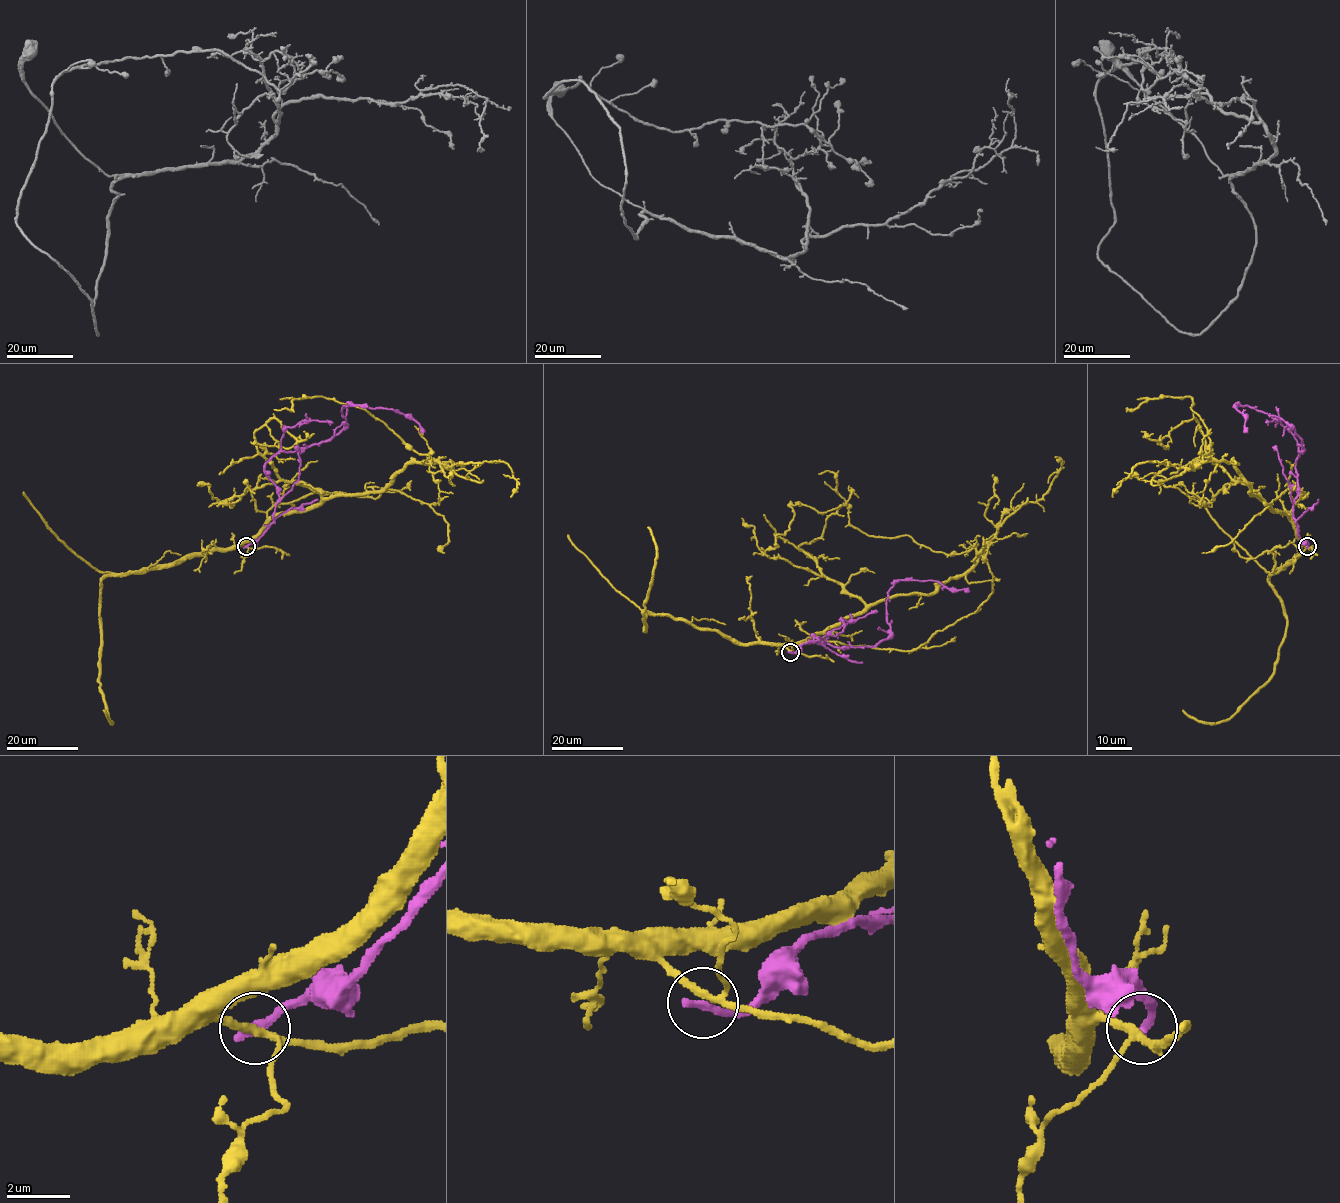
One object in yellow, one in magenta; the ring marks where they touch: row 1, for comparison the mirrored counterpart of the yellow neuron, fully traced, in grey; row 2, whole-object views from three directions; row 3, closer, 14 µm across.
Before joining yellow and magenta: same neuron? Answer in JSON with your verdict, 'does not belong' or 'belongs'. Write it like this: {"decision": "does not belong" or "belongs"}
{"decision": "does not belong"}

